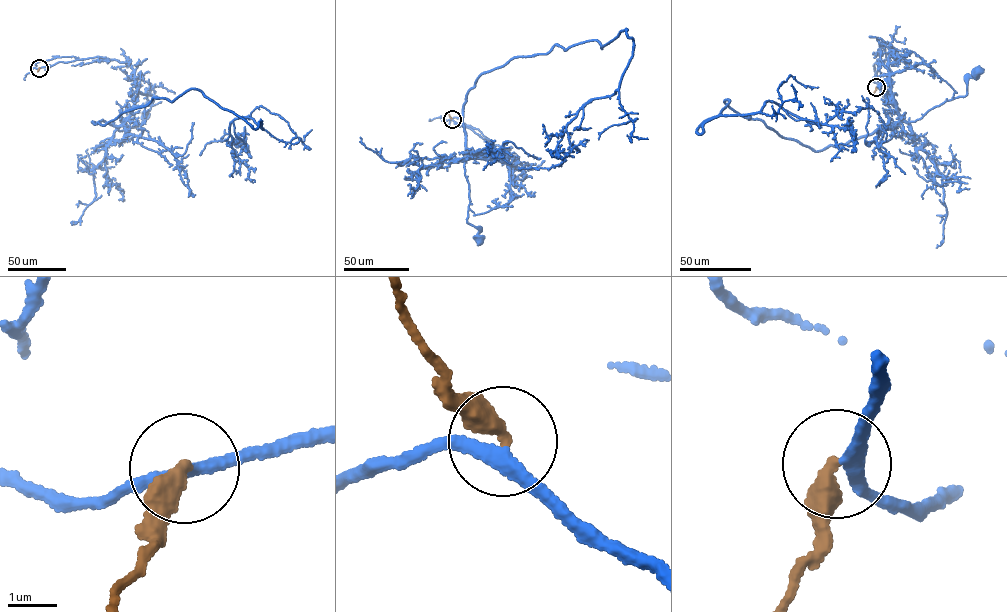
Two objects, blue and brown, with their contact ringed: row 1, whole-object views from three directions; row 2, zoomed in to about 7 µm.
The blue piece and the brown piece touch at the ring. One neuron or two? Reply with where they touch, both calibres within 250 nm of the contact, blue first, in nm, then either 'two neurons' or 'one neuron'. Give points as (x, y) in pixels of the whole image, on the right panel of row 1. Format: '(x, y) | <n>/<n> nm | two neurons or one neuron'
(876, 87) | 260/400 nm | one neuron

